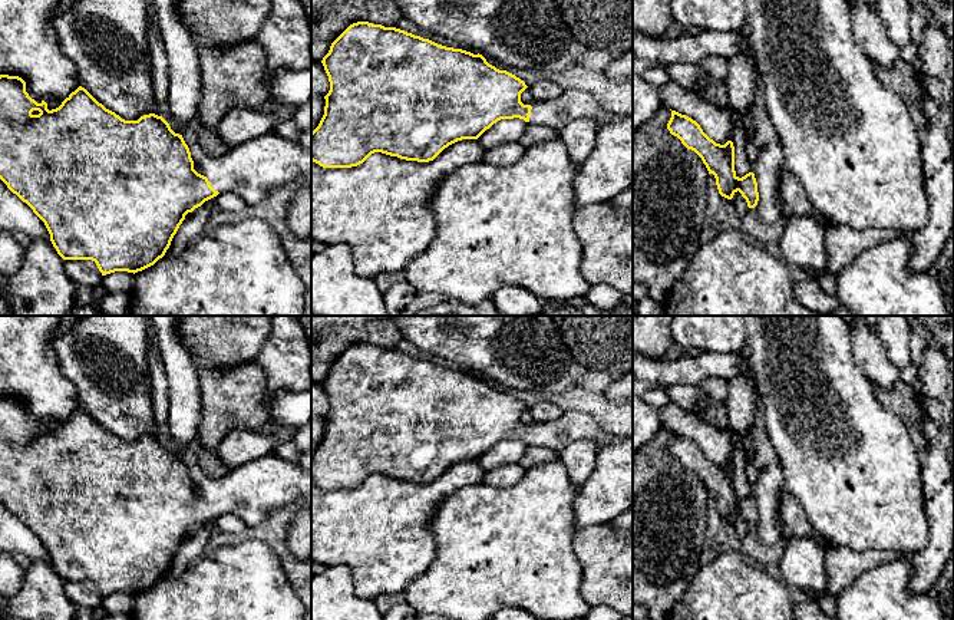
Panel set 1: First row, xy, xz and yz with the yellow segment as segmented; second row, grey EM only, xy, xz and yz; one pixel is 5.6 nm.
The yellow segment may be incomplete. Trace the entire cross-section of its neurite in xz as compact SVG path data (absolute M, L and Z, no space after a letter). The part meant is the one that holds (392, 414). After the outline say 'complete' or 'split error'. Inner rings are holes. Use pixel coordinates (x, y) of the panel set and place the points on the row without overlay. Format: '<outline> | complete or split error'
M369 343L350 346L331 365L321 385L329 398L330 412L324 418L324 436L311 454L311 482L323 489L357 488L374 474L406 482L429 484L458 462L478 461L501 441L519 439L528 446L545 446L555 452L582 439L595 442L598 448L615 441L585 412L564 410L561 418L549 423L532 422L524 426L521 415L528 409L525 403L489 386L482 376L446 369L405 352Z | split error

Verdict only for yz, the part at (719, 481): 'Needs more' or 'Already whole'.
Already whole

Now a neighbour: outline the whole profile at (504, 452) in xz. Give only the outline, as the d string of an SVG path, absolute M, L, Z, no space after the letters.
M519 439L501 441L486 451L478 462L485 471L491 471L506 464L519 464L526 448L528 445Z

